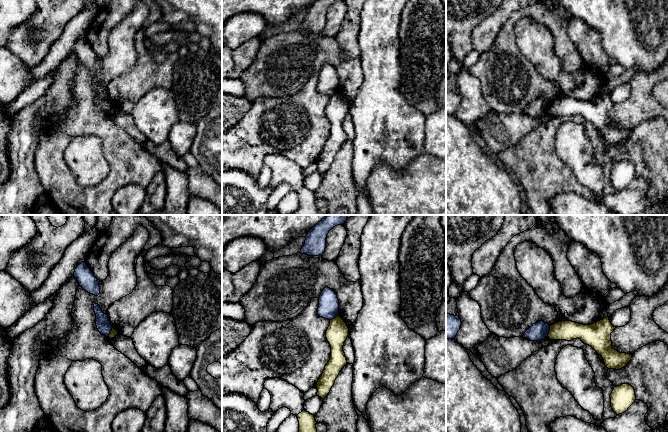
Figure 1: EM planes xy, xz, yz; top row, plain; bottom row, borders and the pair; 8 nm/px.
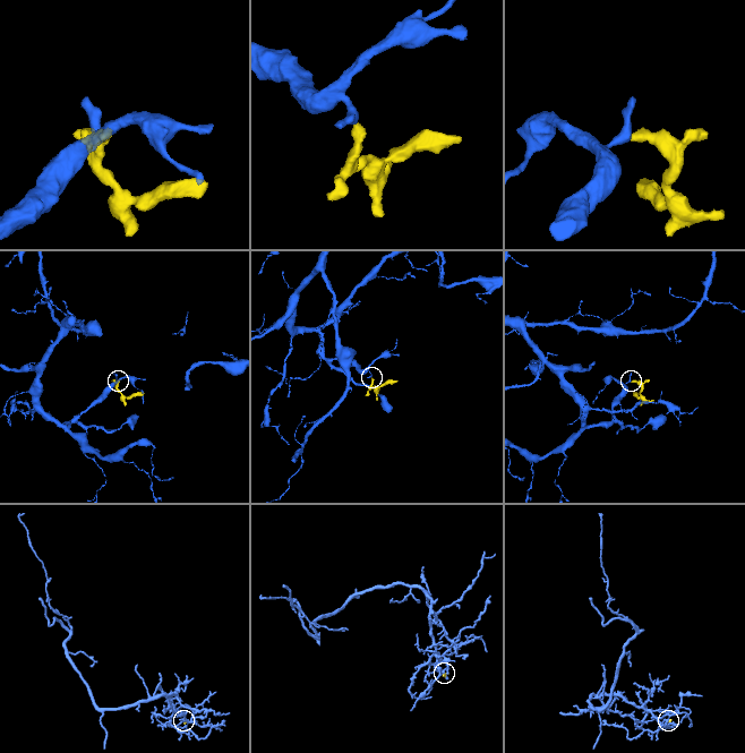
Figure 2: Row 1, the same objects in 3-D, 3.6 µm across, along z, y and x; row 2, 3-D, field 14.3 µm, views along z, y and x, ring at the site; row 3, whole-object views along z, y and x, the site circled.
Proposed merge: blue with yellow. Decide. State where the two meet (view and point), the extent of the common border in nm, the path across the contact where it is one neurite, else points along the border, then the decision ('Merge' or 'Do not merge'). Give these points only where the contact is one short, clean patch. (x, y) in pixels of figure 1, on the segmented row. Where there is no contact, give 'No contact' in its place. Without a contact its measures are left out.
Touches blue at yz (548, 331). Shared border 90 nm. Boundary: yz (550, 326), (547, 336). Do not merge

